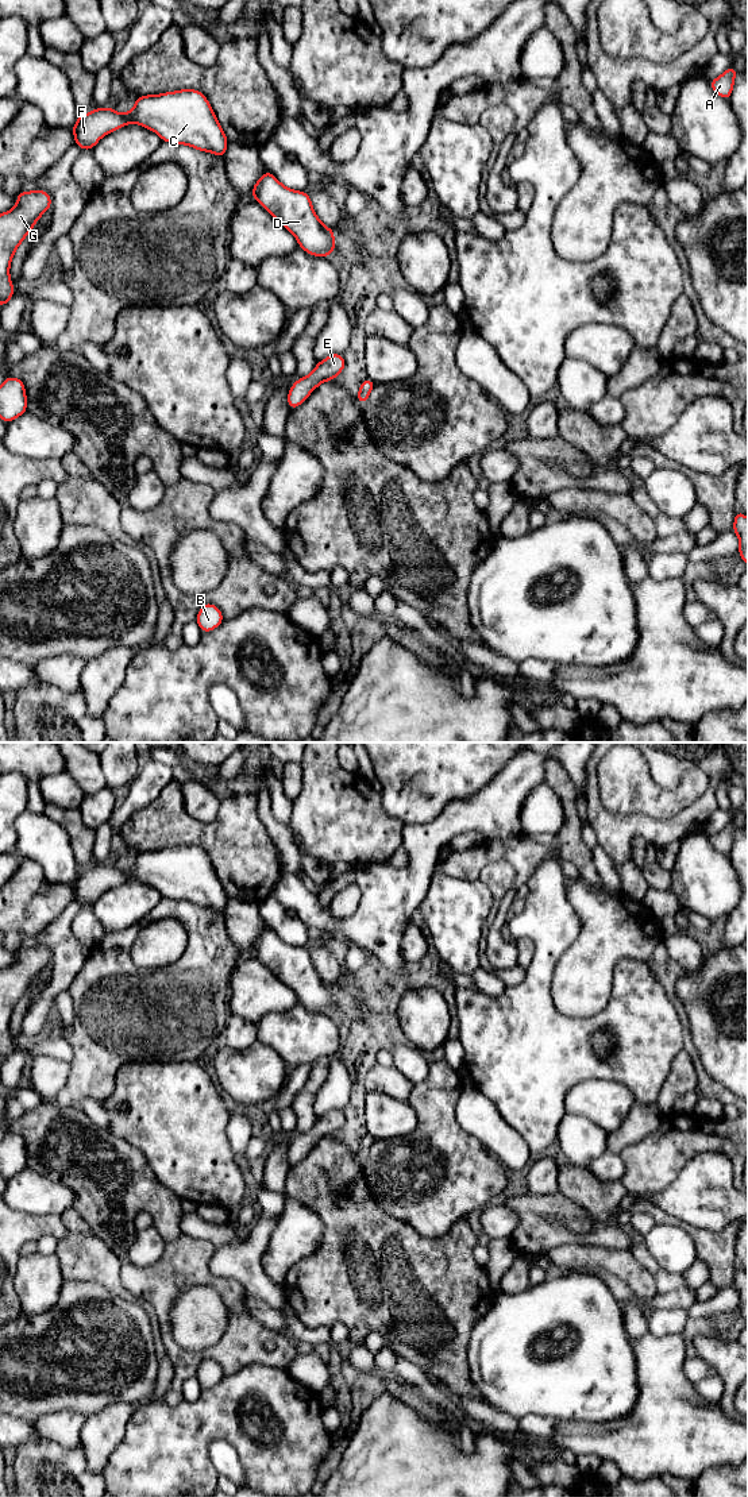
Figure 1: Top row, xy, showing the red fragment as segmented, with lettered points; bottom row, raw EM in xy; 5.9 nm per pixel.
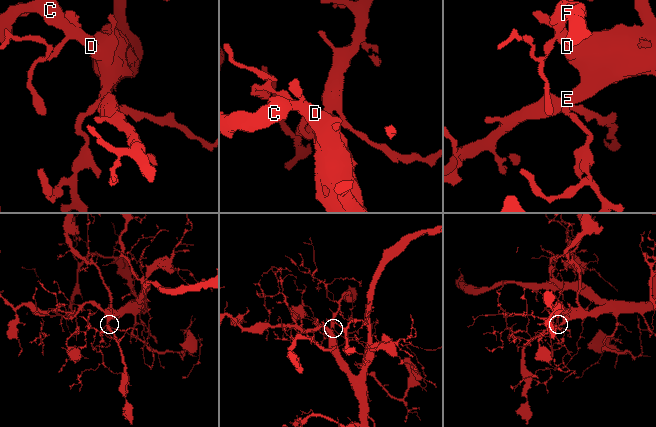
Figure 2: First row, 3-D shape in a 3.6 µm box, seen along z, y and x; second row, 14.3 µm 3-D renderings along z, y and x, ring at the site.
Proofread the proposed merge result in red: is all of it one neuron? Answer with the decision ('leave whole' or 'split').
leave whole

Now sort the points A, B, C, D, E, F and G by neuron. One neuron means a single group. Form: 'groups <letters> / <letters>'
groups A B C D E F G

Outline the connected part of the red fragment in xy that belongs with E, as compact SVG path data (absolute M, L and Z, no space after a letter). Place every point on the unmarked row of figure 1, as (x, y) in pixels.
M331 1110L316 1119L313 1127L297 1135L288 1149L288 1162L293 1166L300 1162L309 1150L323 1138L335 1135L346 1123L342 1110Z

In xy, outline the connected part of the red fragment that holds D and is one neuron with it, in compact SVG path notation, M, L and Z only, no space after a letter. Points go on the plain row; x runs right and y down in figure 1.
M267 926L255 938L251 953L296 992L305 1008L327 1014L335 1007L335 987L325 983L316 972L306 948L284 942Z

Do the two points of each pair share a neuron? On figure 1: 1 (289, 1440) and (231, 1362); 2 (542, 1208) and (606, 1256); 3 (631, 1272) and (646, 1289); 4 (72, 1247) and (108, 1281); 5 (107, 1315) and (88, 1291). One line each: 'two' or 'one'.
1: two
2: two
3: one
4: one
5: one

